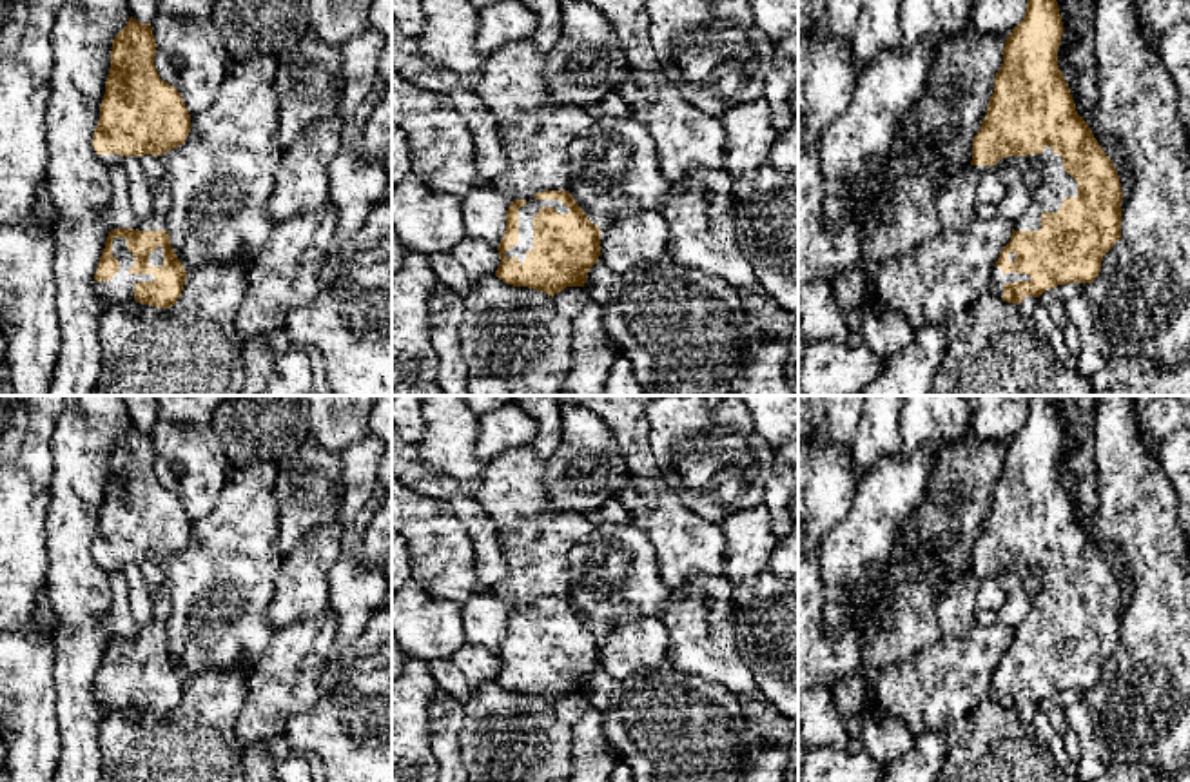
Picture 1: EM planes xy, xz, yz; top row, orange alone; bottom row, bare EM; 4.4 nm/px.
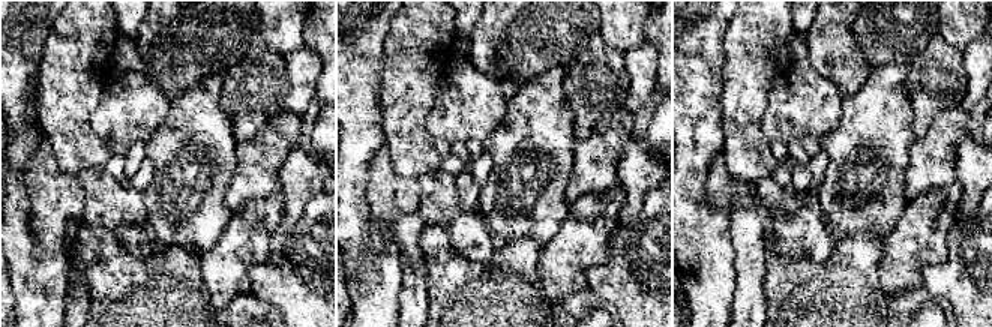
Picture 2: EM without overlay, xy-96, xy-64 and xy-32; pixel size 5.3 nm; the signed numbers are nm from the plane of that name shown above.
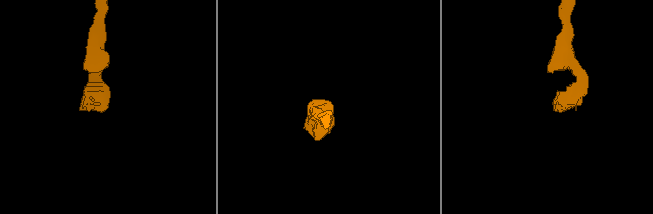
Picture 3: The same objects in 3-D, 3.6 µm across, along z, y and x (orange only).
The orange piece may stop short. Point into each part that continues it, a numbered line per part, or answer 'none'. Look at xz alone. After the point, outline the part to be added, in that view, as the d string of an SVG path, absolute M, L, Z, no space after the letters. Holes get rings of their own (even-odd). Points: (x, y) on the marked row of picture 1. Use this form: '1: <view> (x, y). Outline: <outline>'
1: xz (526, 213). Outline: M526 200L526 205L519 209L519 241L504 252L506 258L517 258L521 263L526 259L526 252L533 249L533 216L542 207L553 207L559 214L568 214L570 209L559 200Z

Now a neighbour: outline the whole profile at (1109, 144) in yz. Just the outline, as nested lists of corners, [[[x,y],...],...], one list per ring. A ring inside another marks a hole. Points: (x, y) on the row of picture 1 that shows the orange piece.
[[[1092,132],[1092,134],[1097,140],[1097,143],[1101,145],[1101,149],[1107,152],[1107,156],[1112,160],[1112,163],[1117,171],[1119,183],[1121,183],[1121,192],[1123,192],[1123,201],[1121,201],[1121,209],[1123,209],[1125,203],[1132,196],[1134,172],[1127,165],[1125,158],[1119,152],[1117,142],[1112,136],[1103,134],[1103,132]]]

